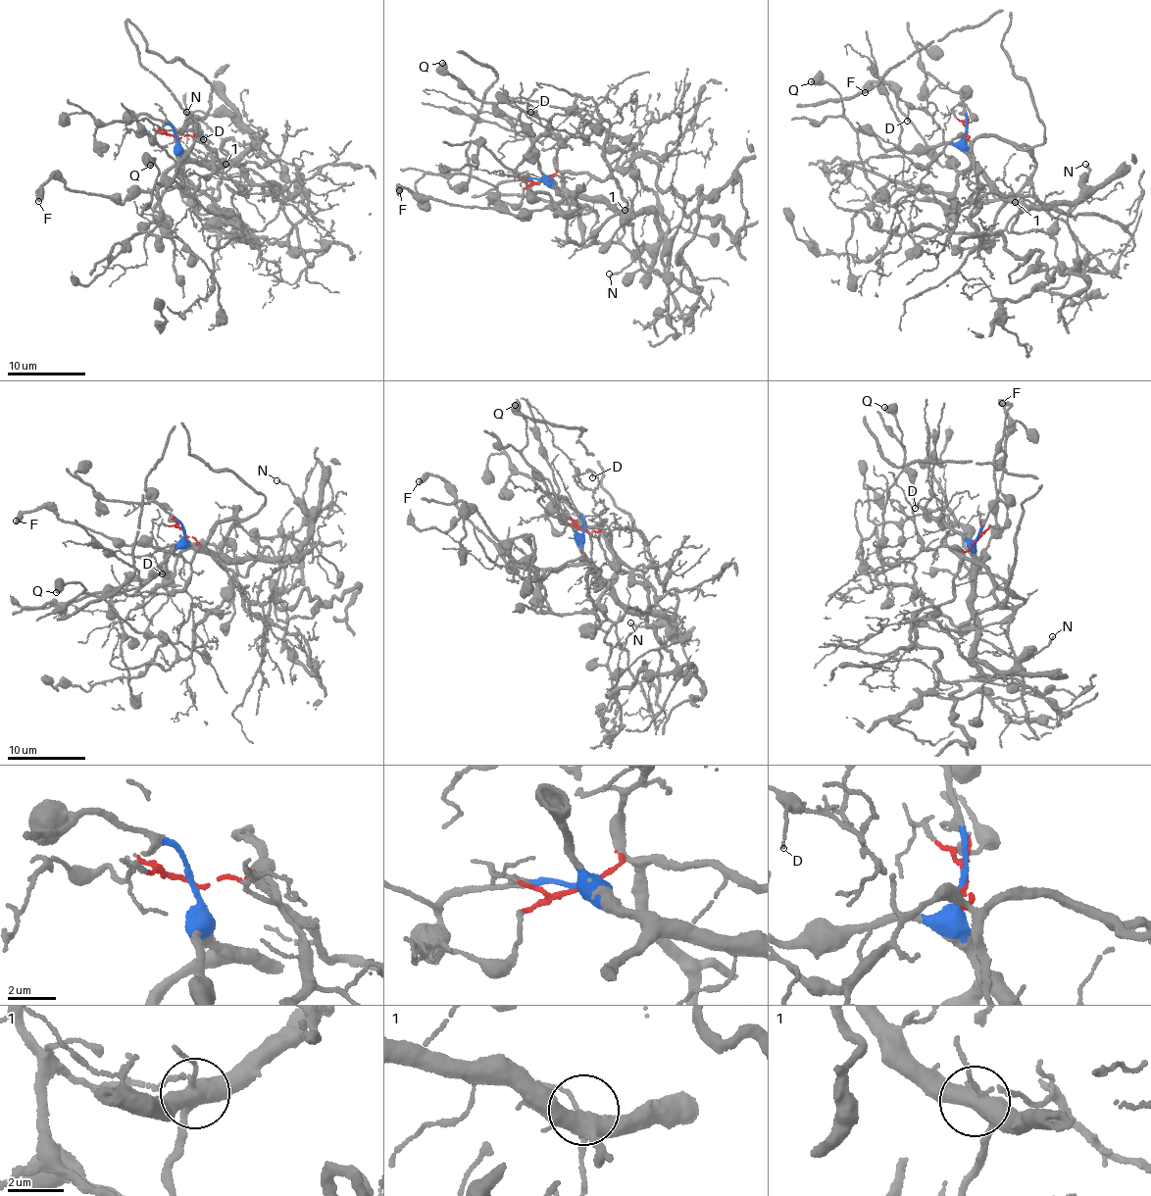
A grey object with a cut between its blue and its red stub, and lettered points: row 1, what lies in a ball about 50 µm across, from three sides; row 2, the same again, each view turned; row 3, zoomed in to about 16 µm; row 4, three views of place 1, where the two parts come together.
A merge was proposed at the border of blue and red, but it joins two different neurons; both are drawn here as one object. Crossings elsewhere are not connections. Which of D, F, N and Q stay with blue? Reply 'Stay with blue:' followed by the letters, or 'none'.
Stay with blue: F, N, Q

